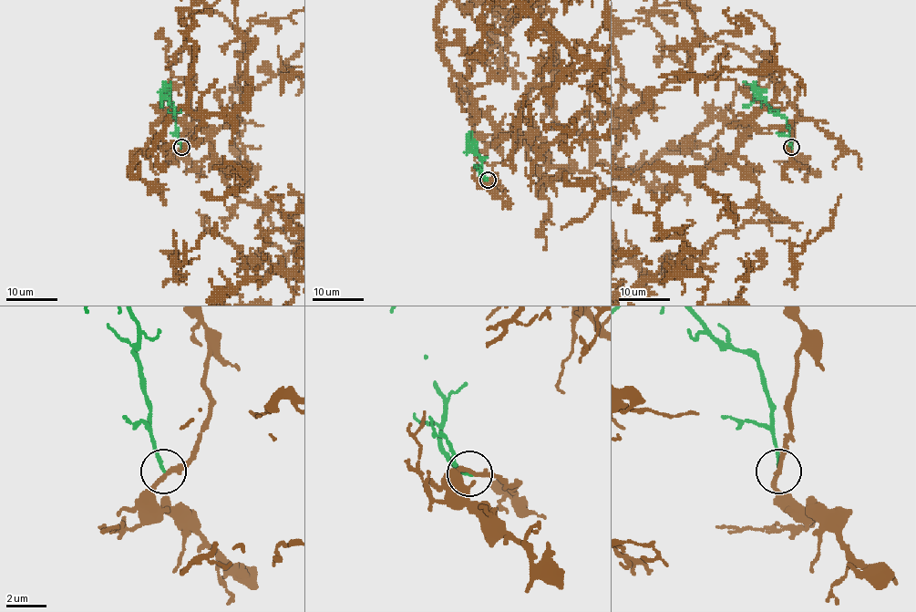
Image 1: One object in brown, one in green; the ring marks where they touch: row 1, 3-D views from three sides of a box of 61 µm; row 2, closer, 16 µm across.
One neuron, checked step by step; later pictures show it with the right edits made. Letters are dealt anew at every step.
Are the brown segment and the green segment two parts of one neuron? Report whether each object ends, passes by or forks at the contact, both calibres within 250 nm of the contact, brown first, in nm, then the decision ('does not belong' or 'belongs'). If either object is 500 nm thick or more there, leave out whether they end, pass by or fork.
brown passes by | green ends | 220/160 nm | does not belong

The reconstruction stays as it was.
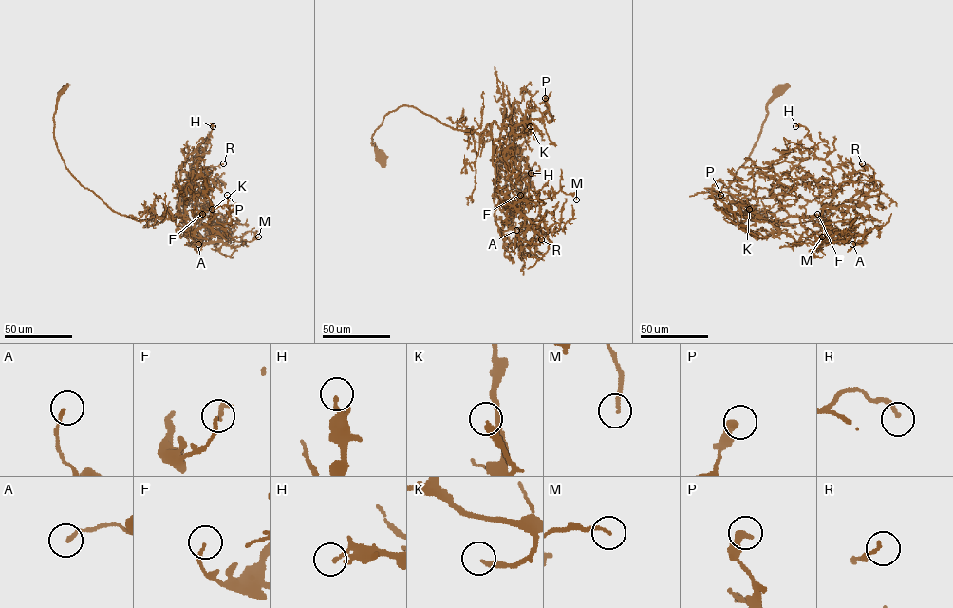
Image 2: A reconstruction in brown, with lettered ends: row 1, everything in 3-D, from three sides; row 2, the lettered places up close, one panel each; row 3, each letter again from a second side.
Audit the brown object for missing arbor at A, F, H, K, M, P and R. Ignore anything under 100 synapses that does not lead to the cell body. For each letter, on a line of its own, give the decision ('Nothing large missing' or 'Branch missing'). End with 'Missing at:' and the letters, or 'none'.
A: Nothing large missing
F: Nothing large missing
H: Nothing large missing
K: Nothing large missing
M: Nothing large missing
P: Nothing large missing
R: Nothing large missing
Missing at: none

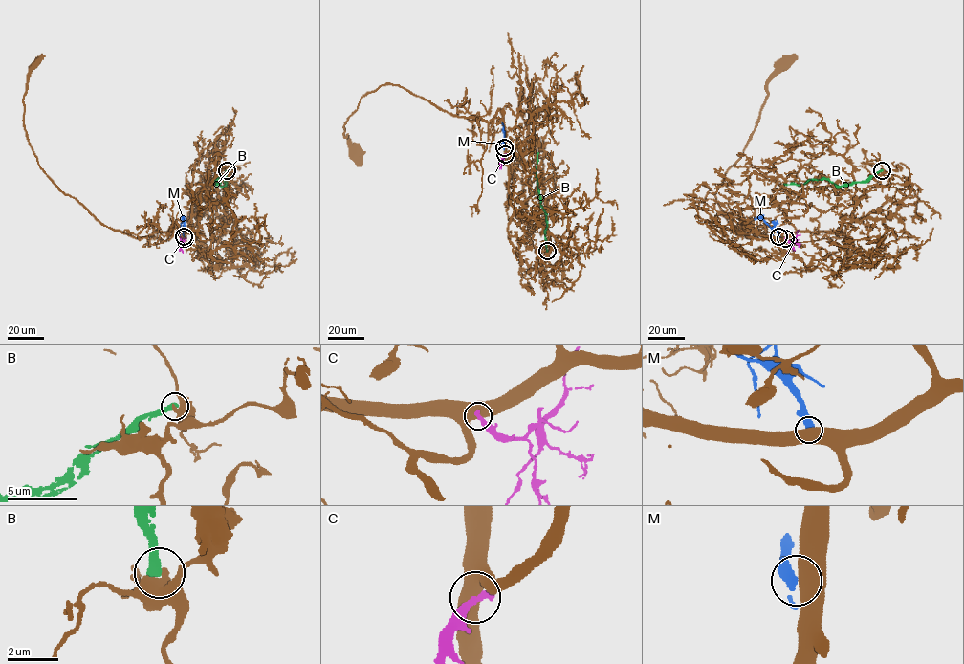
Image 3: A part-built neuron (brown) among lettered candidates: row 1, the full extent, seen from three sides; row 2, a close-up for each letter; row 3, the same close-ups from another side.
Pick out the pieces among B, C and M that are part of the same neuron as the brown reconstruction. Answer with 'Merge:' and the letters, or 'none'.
Merge: none

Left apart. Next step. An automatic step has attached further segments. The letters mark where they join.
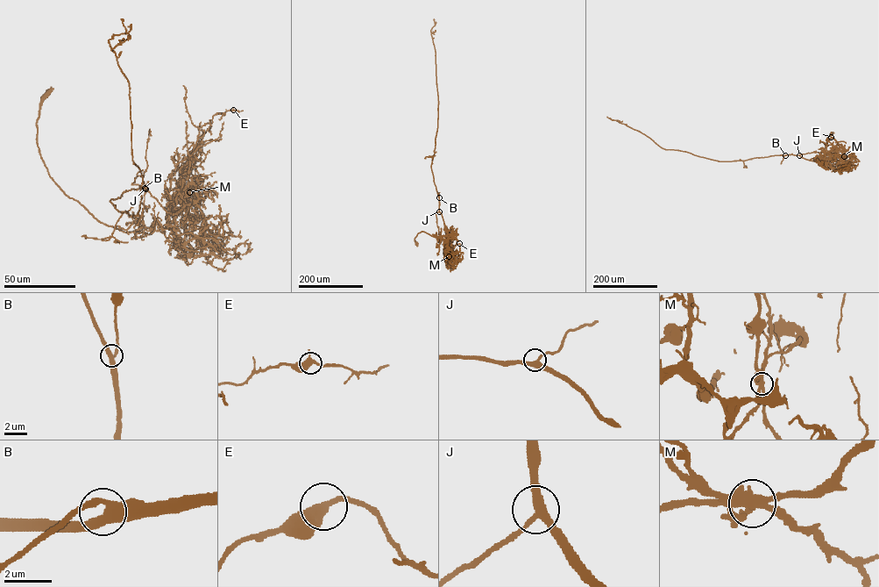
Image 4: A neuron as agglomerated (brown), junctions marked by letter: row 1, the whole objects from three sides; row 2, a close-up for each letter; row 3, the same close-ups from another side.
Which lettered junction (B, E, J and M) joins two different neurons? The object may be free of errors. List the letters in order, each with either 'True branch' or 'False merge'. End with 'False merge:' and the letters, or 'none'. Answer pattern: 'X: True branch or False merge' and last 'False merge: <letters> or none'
B: True branch
E: True branch
J: True branch
M: False merge
False merge: M

